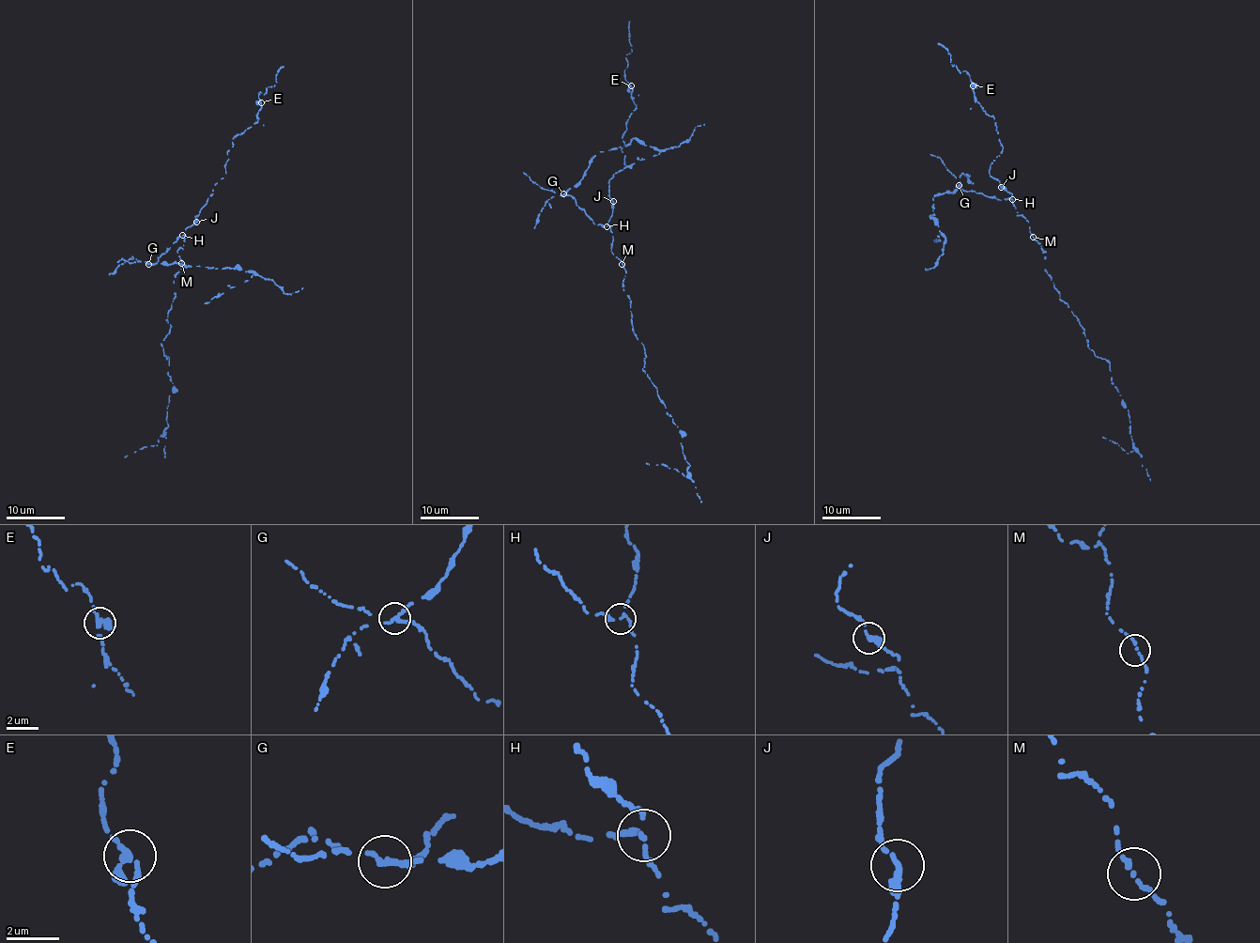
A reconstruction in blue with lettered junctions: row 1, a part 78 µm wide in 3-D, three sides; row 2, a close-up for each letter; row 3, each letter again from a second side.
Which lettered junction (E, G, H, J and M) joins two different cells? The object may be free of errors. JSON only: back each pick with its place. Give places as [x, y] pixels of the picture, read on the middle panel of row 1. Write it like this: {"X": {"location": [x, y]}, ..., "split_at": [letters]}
{"G": {"location": [563, 193]}, "split_at": ["G"]}

